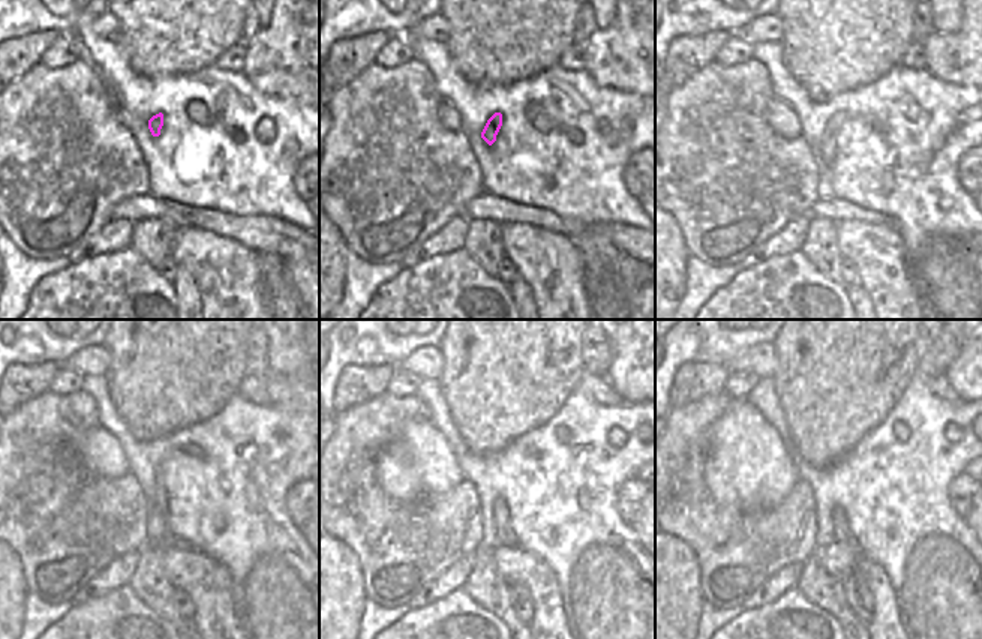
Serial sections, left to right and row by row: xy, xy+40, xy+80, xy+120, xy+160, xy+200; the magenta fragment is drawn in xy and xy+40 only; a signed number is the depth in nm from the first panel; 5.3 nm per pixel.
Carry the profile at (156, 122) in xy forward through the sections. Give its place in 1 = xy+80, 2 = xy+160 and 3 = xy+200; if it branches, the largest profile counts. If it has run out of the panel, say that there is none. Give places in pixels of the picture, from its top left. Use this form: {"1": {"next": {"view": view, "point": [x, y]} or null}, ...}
{"1": {"next": {"view": "xy+80", "point": [828, 141]}}, "2": {"next": {"view": "xy+160", "point": [504, 534]}}, "3": {"next": {"view": "xy+200", "point": [843, 534]}}}

